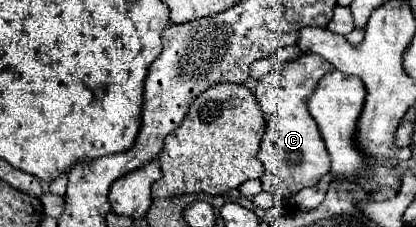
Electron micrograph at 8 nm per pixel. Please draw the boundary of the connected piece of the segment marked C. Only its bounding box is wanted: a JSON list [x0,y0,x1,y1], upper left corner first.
[255,53,335,197]

